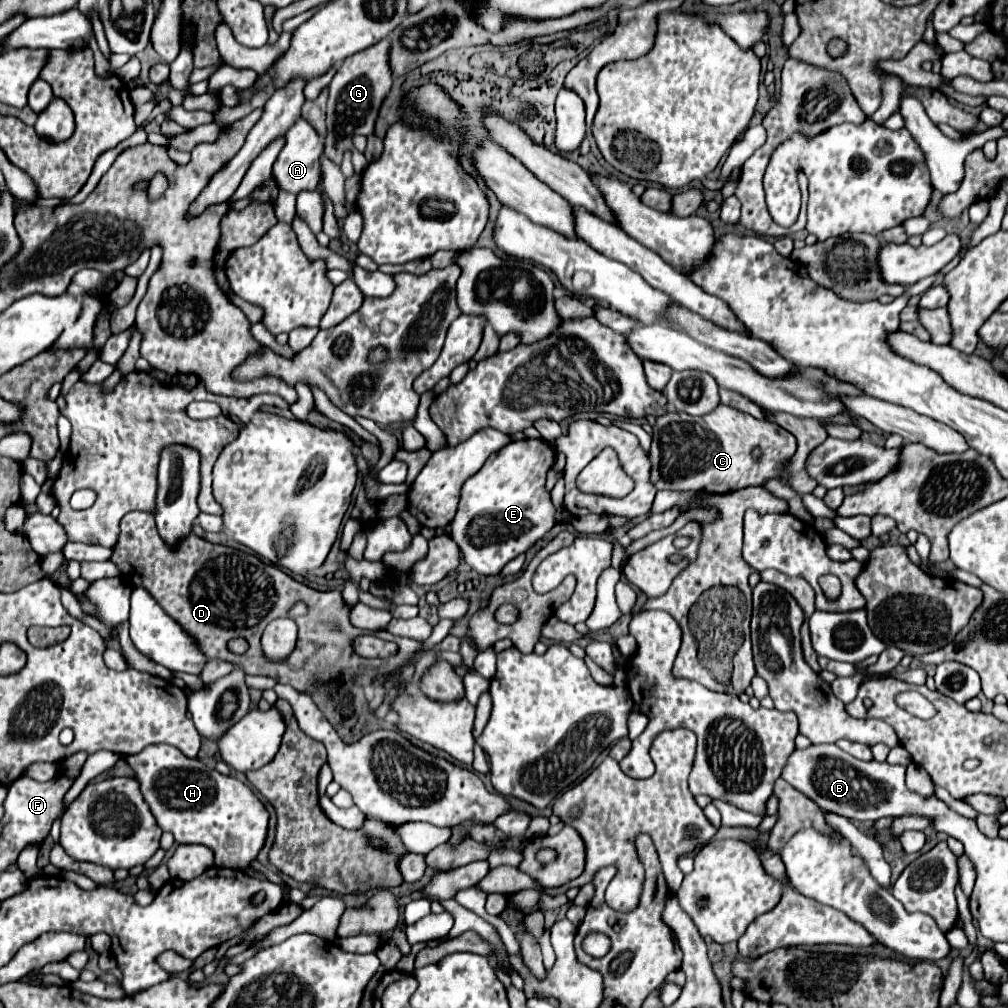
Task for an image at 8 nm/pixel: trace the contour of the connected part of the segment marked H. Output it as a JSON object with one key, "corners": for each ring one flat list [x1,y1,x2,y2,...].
{"corners":[[150,745,128,757,136,771,142,795,150,805,162,831,174,833,176,843,196,843,212,849,214,865,246,871,258,857,268,835,268,819,264,803,234,777,208,769,200,759,190,759,170,745]]}

